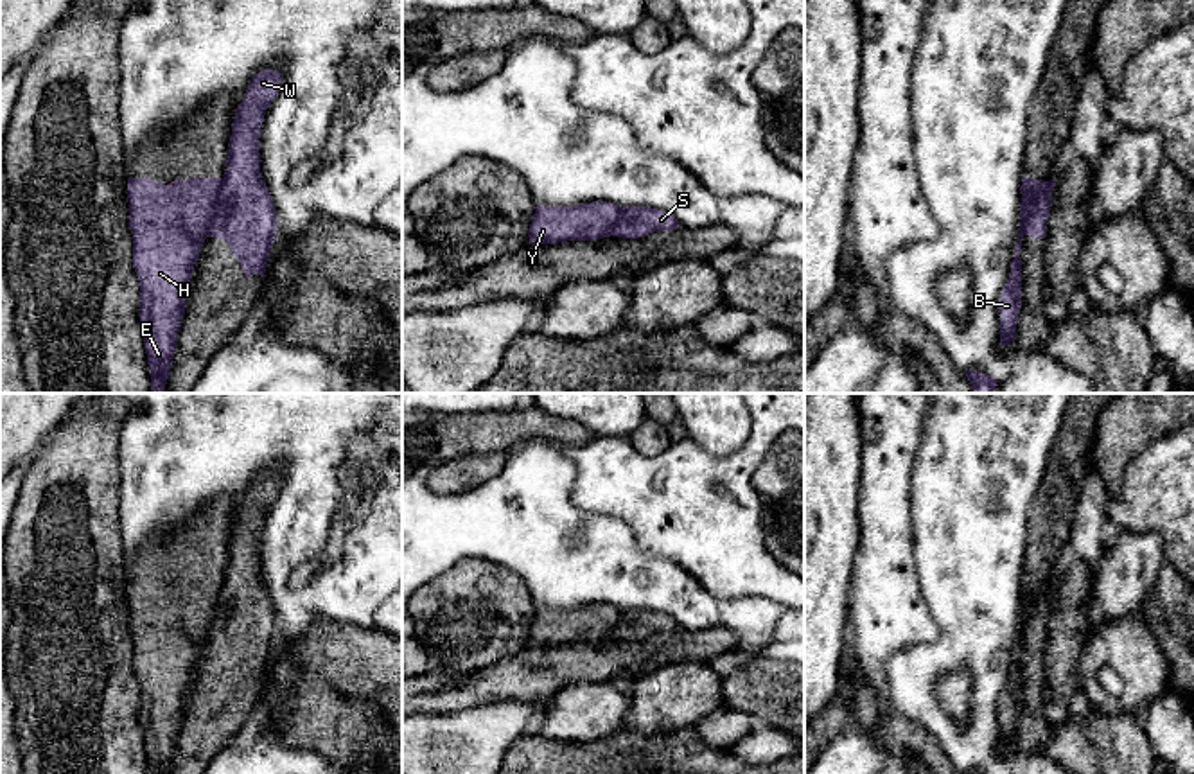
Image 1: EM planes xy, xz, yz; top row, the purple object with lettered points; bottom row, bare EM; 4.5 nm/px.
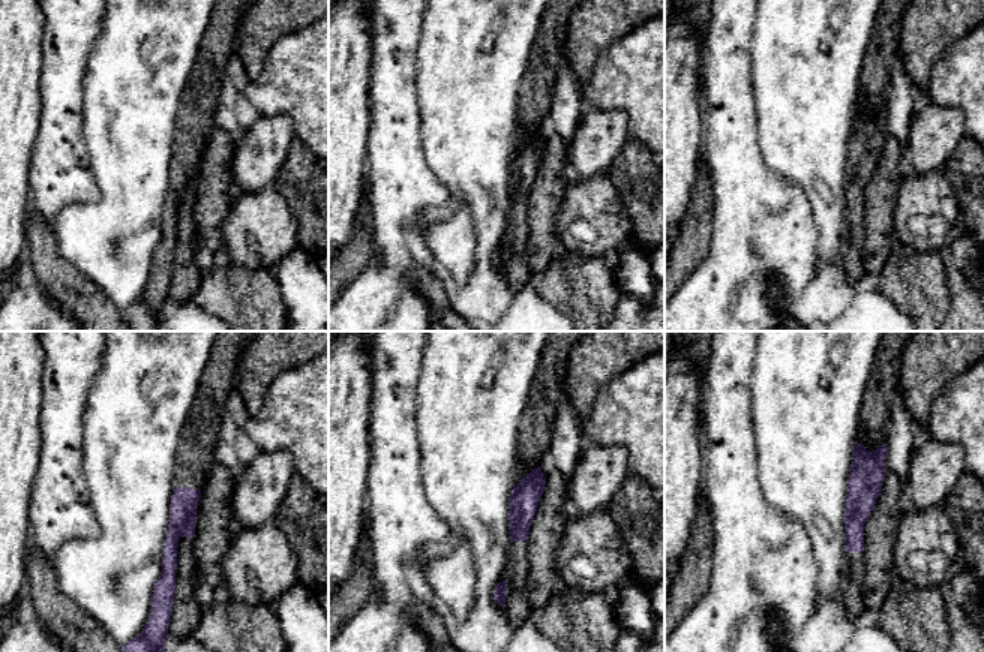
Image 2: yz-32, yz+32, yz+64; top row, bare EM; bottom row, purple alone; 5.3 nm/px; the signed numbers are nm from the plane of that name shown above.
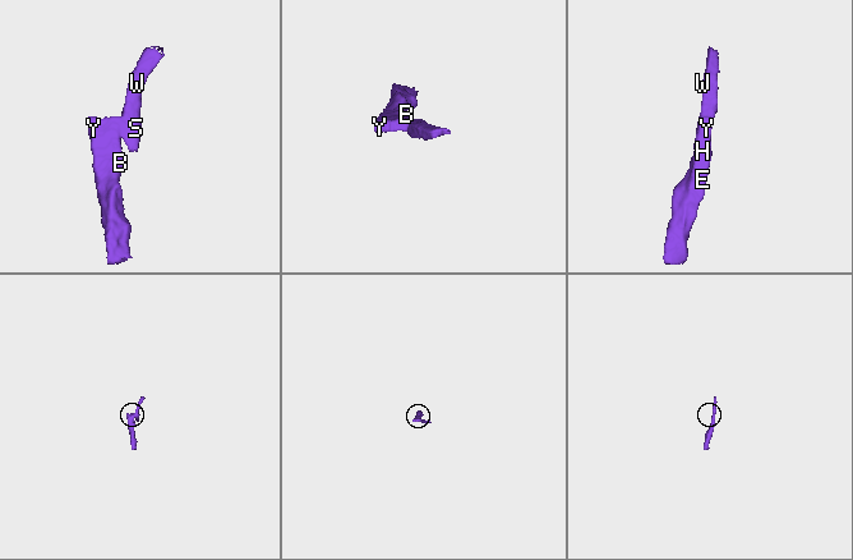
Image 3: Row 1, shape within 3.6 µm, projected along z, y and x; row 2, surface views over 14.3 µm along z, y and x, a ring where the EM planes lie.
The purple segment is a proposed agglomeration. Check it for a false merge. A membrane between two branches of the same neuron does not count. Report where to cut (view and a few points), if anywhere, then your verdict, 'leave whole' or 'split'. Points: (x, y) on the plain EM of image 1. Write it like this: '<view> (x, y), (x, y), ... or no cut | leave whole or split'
yz (1051, 584), (1031, 602), (1022, 620), (1022, 636) | split

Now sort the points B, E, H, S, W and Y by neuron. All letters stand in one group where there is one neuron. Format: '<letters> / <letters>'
B E H Y / S W

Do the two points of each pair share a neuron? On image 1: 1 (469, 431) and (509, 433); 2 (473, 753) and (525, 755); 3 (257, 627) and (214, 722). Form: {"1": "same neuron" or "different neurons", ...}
{"1": "same neuron", "2": "different neurons", "3": "same neuron"}

